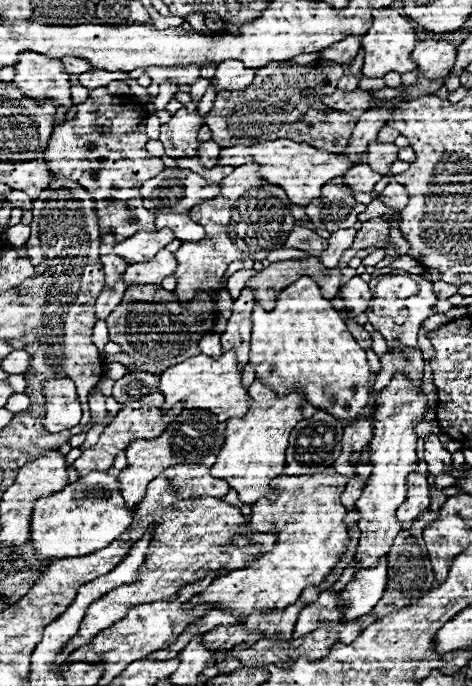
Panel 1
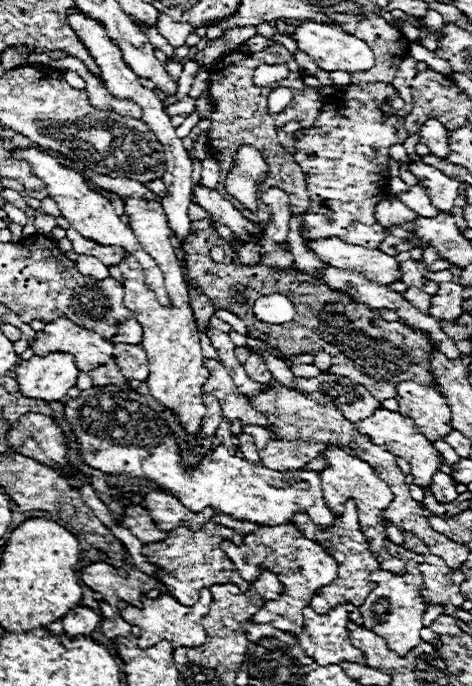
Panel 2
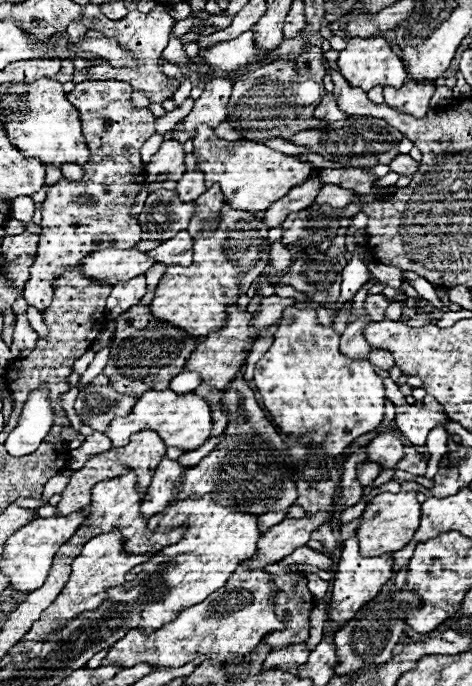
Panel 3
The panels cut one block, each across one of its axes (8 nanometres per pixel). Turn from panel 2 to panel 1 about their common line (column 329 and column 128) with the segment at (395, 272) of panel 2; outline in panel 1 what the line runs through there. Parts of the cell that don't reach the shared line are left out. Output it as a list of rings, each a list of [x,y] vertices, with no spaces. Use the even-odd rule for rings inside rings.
[[[162,228],[156,232],[136,232],[128,240],[114,246],[114,252],[126,260],[126,264],[148,262],[160,248],[174,240],[174,232],[170,228]]]

